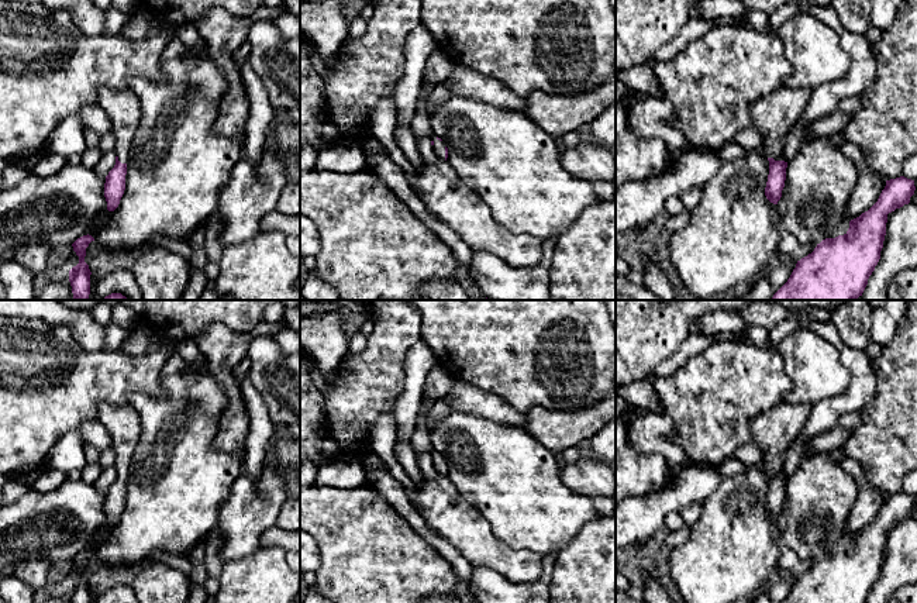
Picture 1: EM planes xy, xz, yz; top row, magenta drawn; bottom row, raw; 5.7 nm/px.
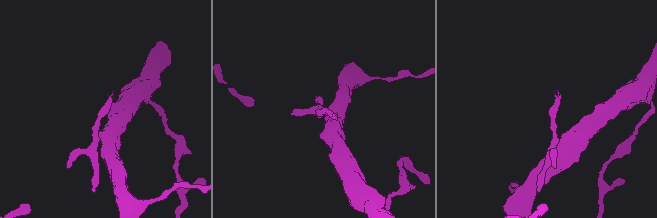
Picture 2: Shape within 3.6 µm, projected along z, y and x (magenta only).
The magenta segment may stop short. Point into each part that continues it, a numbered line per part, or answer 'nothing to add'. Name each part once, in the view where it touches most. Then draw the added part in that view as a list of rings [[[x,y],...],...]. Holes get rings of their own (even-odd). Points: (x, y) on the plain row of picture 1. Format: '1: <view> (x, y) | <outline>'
nothing to add

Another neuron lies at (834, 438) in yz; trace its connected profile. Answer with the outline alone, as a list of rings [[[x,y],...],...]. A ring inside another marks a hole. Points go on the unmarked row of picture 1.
[[[835,425],[834,428],[816,435],[807,448],[804,458],[841,448],[848,441],[849,433],[851,431]]]

